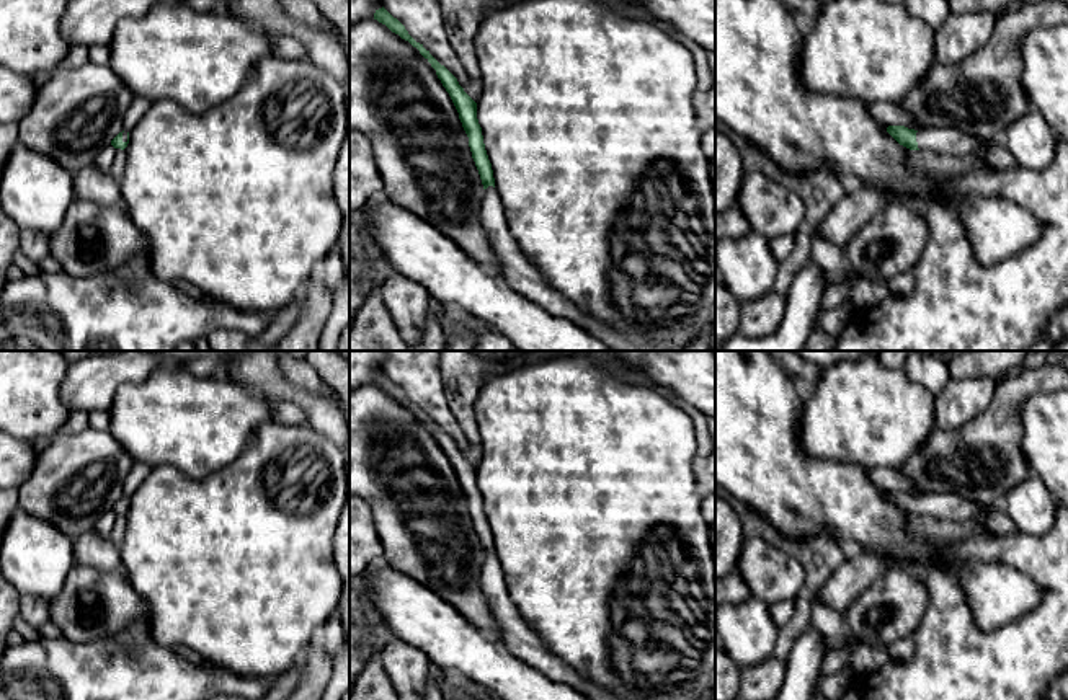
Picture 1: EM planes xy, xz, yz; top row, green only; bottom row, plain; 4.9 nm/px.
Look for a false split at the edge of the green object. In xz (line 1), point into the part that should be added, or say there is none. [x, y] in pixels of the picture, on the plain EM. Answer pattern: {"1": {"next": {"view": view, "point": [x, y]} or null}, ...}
{"1": {"next": {"view": "xz", "point": [515, 635]}}}

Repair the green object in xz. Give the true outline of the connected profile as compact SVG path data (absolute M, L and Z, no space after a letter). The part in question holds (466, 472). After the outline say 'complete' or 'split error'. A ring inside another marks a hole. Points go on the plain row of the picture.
M384 372L376 375L374 385L385 390L392 398L408 406L436 436L438 444L449 459L469 503L472 524L478 535L483 563L480 574L480 586L488 600L490 610L500 627L500 645L514 658L536 667L545 677L572 685L590 700L621 700L604 687L581 677L575 669L565 664L557 654L550 653L544 641L524 623L513 599L508 594L505 574L500 560L495 553L492 529L488 525L482 493L477 485L477 468L464 457L457 444L441 431L431 419L416 408L405 392L394 383Z; split error

